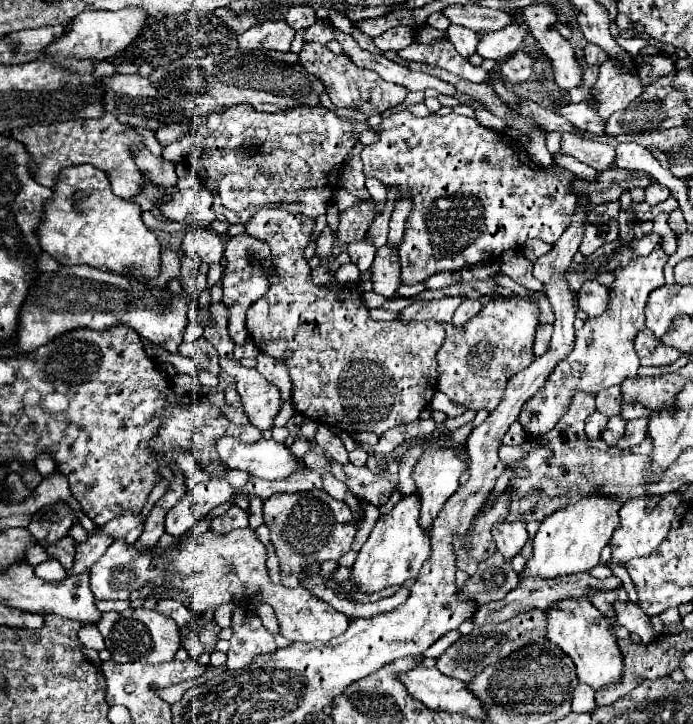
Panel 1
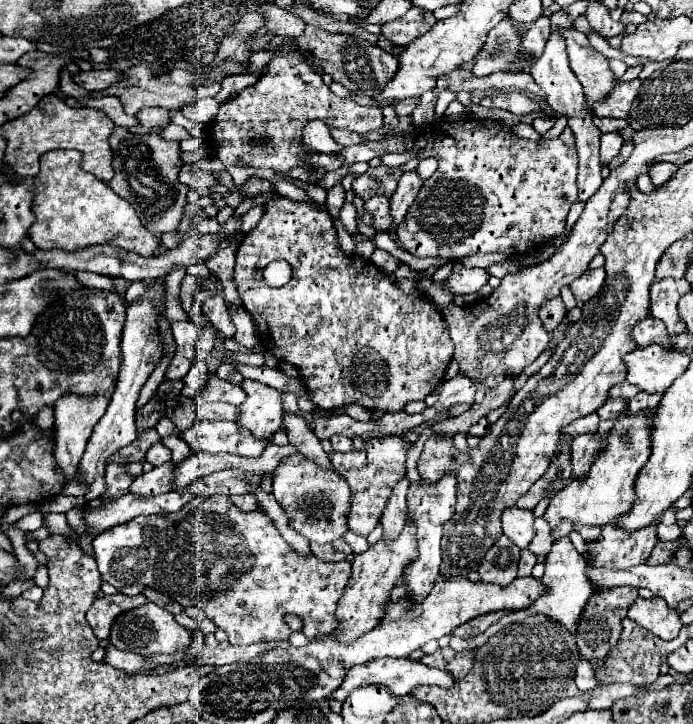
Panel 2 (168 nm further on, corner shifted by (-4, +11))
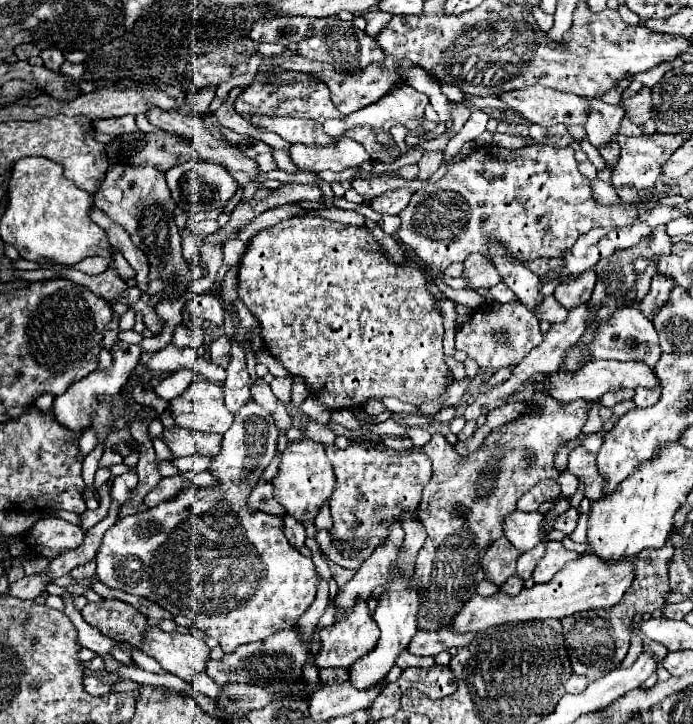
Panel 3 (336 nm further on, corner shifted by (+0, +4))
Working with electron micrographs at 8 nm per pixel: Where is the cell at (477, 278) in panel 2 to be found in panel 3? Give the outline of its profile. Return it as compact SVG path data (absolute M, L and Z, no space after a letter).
M469 255L465 265L465 277L469 281L469 287L493 287L501 281L501 275L493 267L493 263L485 255Z

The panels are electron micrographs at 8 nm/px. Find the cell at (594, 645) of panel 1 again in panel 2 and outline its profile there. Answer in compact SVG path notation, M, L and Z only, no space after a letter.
M567 536L559 538L559 540L555 542L553 550L547 554L547 560L545 560L545 574L543 574L541 582L543 582L543 586L547 588L547 592L543 594L543 598L535 600L527 610L519 610L519 612L512 612L504 616L476 637L461 639L460 637L453 636L449 646L456 652L462 652L467 648L481 647L493 634L499 632L503 626L513 622L521 622L521 620L524 620L527 616L533 616L533 614L543 614L543 616L559 622L561 626L565 626L571 634L577 634L577 628L579 628L583 610L585 610L585 606L587 606L587 600L593 596L593 584L591 584L591 580L585 576L585 568L587 568L587 562L585 562L583 556L575 550L575 546L571 544L571 540L569 540Z

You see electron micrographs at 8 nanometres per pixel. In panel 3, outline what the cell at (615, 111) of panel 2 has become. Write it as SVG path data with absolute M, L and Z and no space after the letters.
M643 87L635 97L629 97L625 101L627 113L635 125L643 125L653 115L653 101L651 101L651 89Z

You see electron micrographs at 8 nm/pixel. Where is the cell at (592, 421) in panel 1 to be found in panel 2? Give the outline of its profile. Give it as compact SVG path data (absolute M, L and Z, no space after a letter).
M607 398L607 400L605 400L605 404L597 410L597 414L599 414L599 418L601 418L601 420L609 420L609 418L617 418L625 408L627 408L627 402L625 402L625 400Z

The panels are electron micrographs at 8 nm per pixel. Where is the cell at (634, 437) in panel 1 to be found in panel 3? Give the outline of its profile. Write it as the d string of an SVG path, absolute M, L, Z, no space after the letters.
M657 385L655 389L643 389L643 387L637 387L635 389L635 405L637 407L649 407L649 405L655 405L659 401L659 395L661 395L661 387Z

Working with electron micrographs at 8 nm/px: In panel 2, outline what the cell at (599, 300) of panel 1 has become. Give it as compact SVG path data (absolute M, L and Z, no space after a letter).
M597 268L597 270L587 270L583 276L573 280L569 288L579 302L587 302L595 294L599 294L599 290L603 288L603 282L605 282L605 268Z

